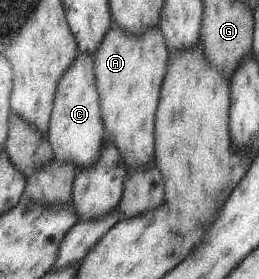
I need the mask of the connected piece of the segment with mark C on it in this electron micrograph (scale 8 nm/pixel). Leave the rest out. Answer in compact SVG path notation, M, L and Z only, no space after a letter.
M79 52L56 84L52 110L48 122L47 140L54 160L72 162L75 168L90 168L100 158L105 140L100 116L100 98L95 86L93 56Z

